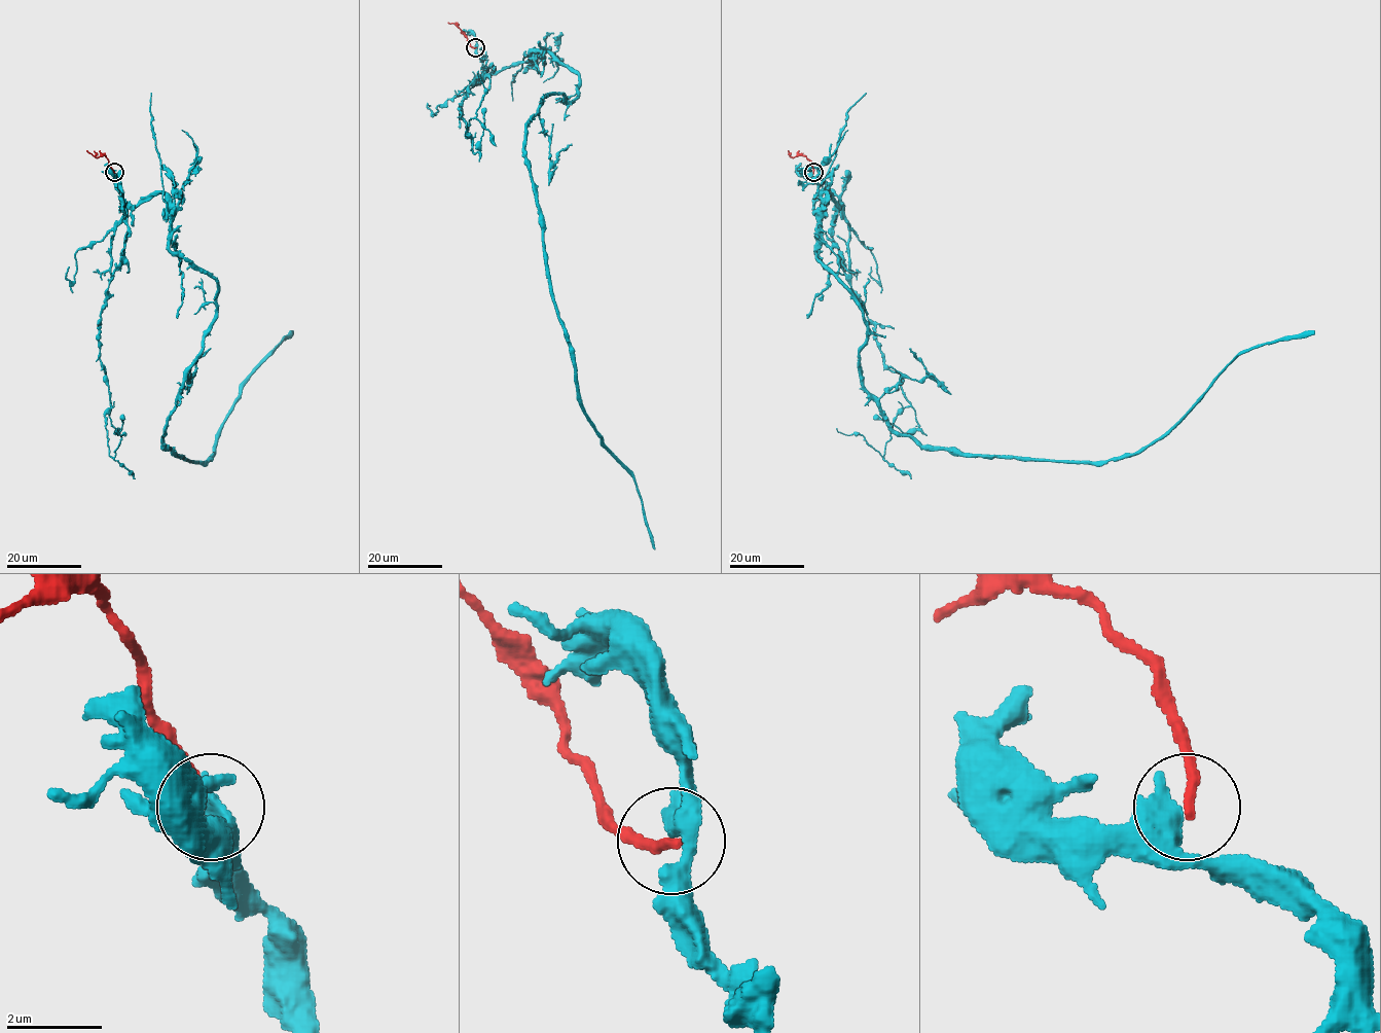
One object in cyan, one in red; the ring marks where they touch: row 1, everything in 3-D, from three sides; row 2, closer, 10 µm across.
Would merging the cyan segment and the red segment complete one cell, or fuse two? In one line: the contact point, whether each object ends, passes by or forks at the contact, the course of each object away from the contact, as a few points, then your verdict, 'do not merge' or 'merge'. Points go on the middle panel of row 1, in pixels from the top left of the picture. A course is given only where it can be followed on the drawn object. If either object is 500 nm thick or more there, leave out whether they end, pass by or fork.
place (475, 47); course cyan (475, 47), (484, 75), (545, 50), (579, 76), (529, 119), (525, 155), (577, 399), (654, 549); course red (475, 47), (453, 23), (447, 22); do not merge

